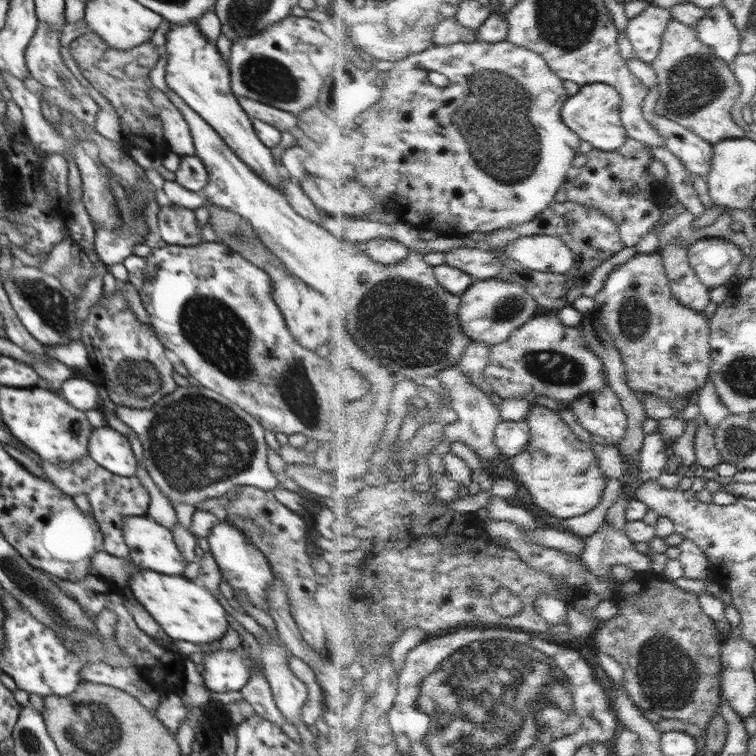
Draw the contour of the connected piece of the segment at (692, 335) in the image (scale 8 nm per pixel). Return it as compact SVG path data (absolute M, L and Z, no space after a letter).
M660 251L652 253L639 253L630 258L626 263L616 267L607 278L603 289L596 295L596 313L600 313L600 321L606 325L606 329L610 330L610 333L614 335L614 341L616 341L616 349L622 351L622 359L626 363L626 369L628 369L628 383L630 387L636 392L648 392L662 396L666 401L672 400L687 400L692 398L694 392L701 392L702 388L708 384L710 380L710 374L713 372L713 334L712 334L712 321L708 317L707 311L698 311L698 309L686 306L685 303L678 298L677 294L674 294L673 282L670 280L670 274L665 266L666 260Z

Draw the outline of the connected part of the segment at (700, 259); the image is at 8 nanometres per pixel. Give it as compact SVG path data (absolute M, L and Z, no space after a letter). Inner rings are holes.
M701 237L690 245L690 261L698 278L712 290L736 277L744 258L744 250L723 237Z

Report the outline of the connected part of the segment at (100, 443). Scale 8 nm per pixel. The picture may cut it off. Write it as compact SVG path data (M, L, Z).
M110 426L93 428L88 452L99 466L118 477L136 475L137 462L128 437Z

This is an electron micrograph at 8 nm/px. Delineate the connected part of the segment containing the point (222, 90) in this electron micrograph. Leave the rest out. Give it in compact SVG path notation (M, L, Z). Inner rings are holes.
M188 22L185 26L172 23L166 34L163 52L167 57L166 72L167 85L196 114L198 114L236 153L238 158L246 163L264 181L284 192L284 179L276 166L270 147L264 146L254 133L251 119L246 115L237 96L232 92L231 72L228 62L222 57L215 44L209 42L202 35L195 22Z

